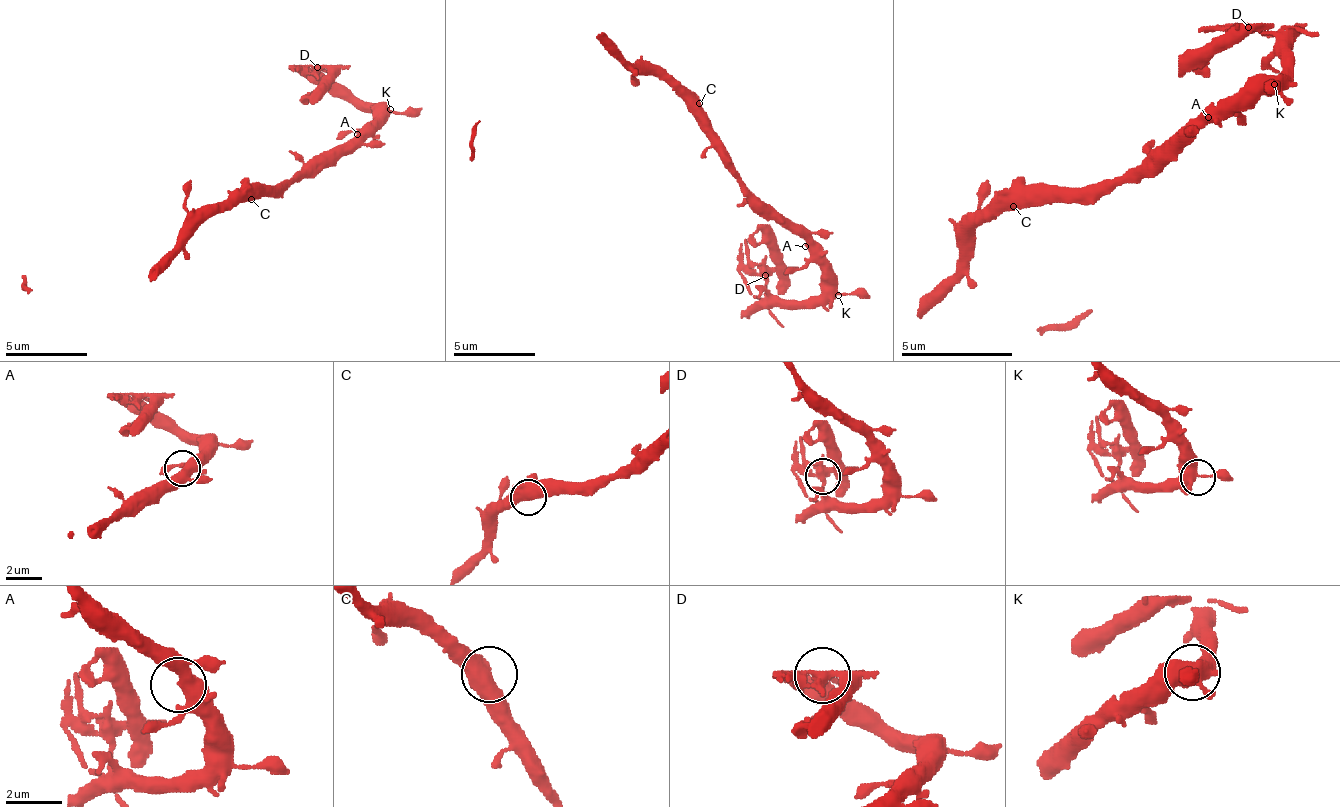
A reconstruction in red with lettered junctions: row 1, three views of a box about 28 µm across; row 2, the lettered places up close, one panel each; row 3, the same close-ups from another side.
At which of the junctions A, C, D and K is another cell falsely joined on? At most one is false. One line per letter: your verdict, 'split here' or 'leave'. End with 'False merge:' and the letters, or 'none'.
A: leave
C: leave
D: split here
K: leave
False merge: D

